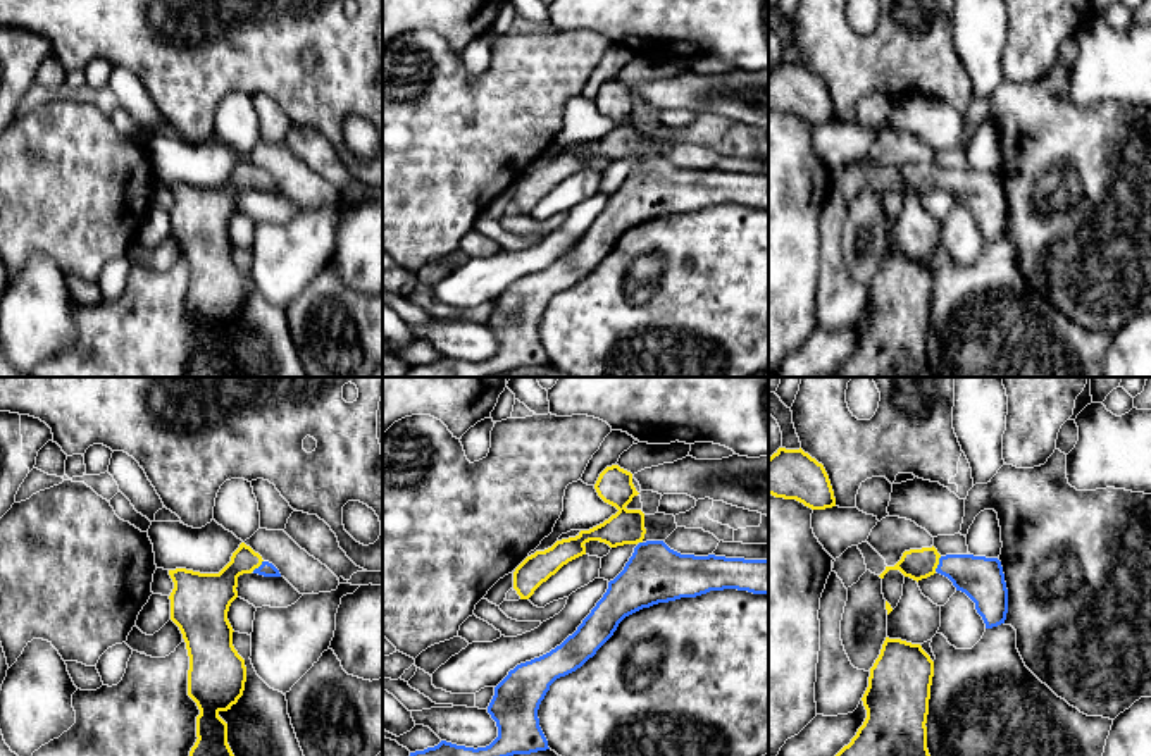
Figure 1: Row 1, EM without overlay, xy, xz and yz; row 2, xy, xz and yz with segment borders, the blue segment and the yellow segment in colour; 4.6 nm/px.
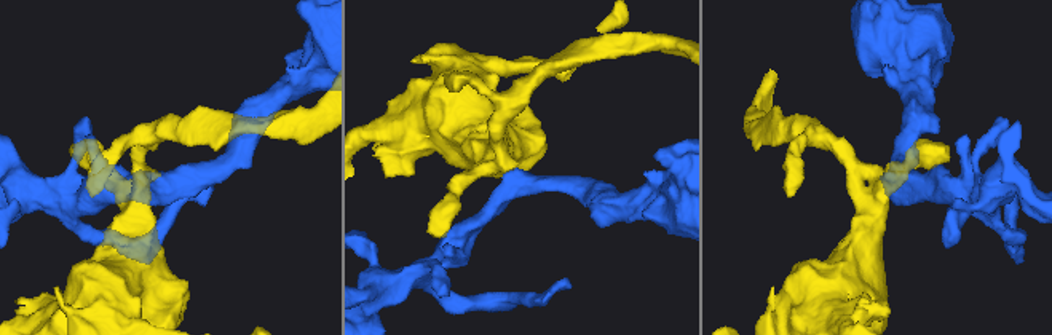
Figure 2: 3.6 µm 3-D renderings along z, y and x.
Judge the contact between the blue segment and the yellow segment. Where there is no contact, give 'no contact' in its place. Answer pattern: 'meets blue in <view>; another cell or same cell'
meets blue in yz; same cell

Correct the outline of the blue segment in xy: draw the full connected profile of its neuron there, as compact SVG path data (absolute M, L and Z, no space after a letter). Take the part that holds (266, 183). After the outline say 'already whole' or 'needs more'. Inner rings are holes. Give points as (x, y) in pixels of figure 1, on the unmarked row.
M245 157L233 167L219 188L186 183L169 184L174 196L171 234L179 241L190 270L188 310L196 317L196 356L186 377L248 377L236 374L227 358L227 338L219 331L243 310L246 296L245 274L233 260L227 234L231 217L238 212L238 191L243 188L281 191Z; needs more

